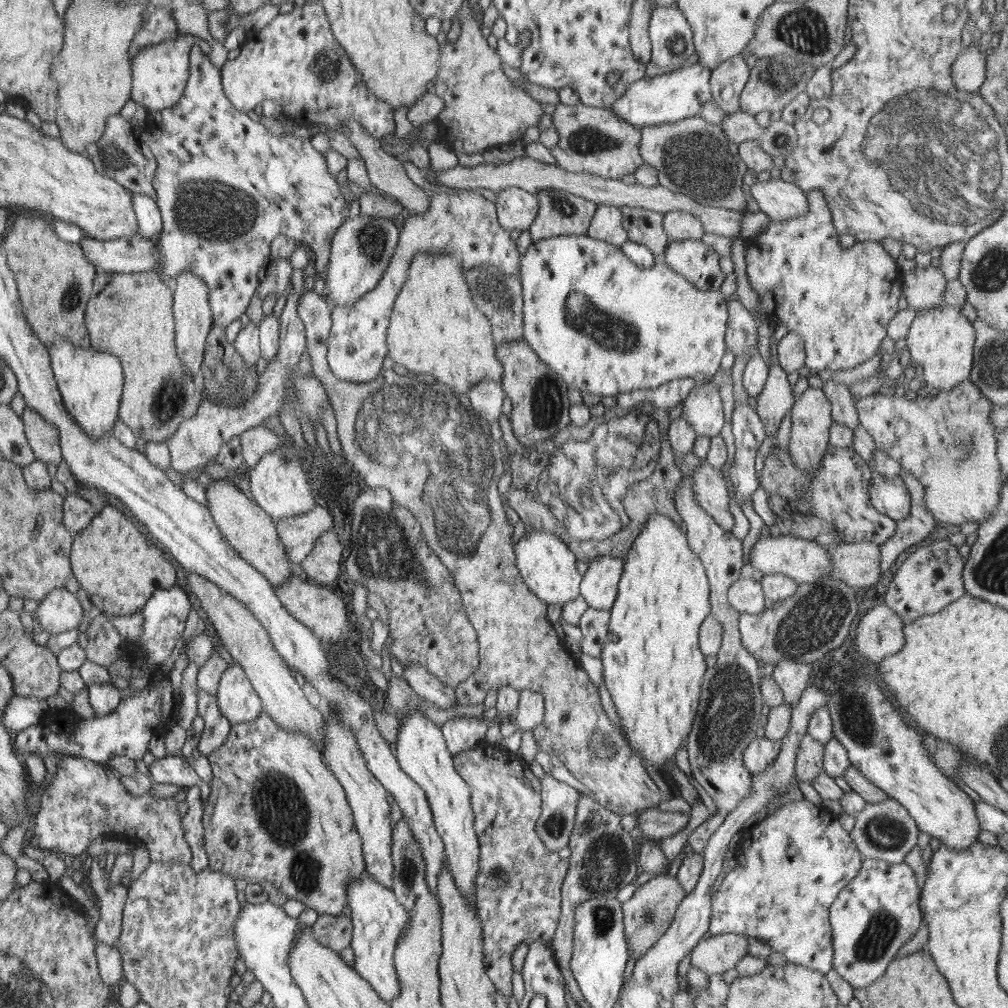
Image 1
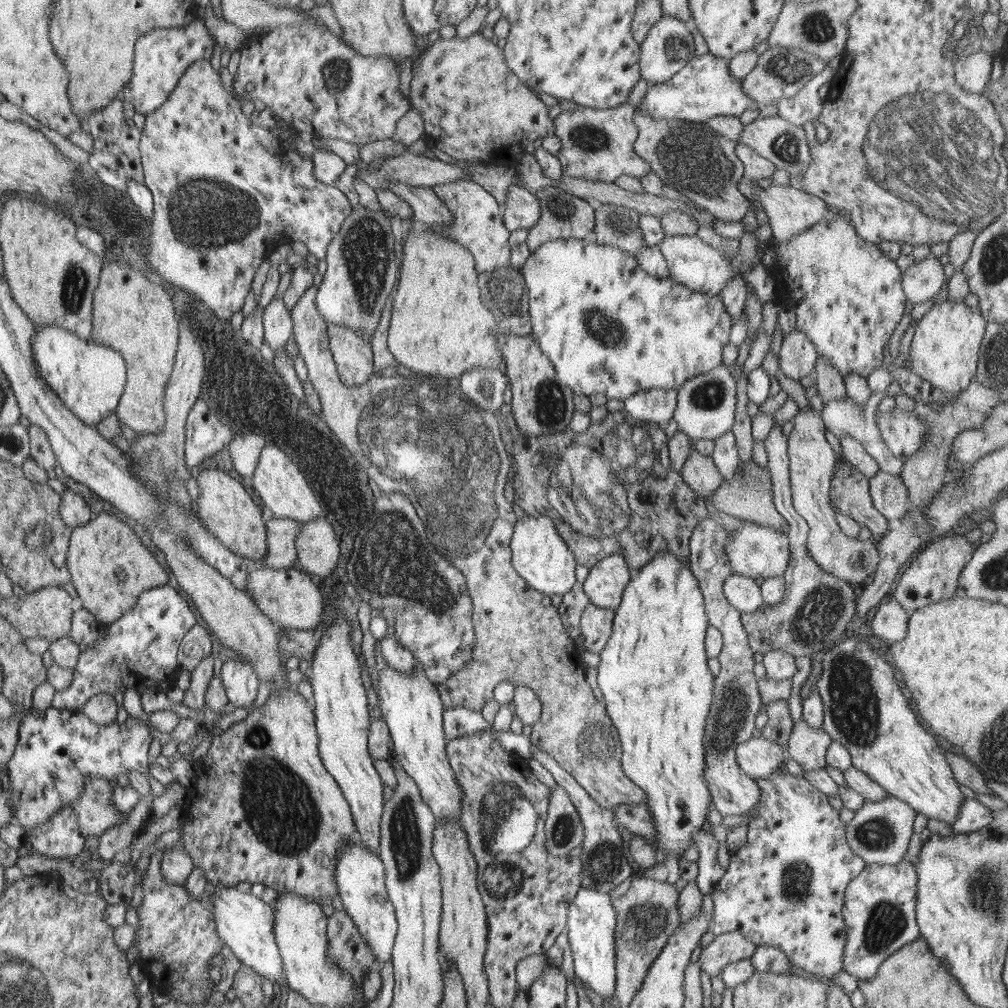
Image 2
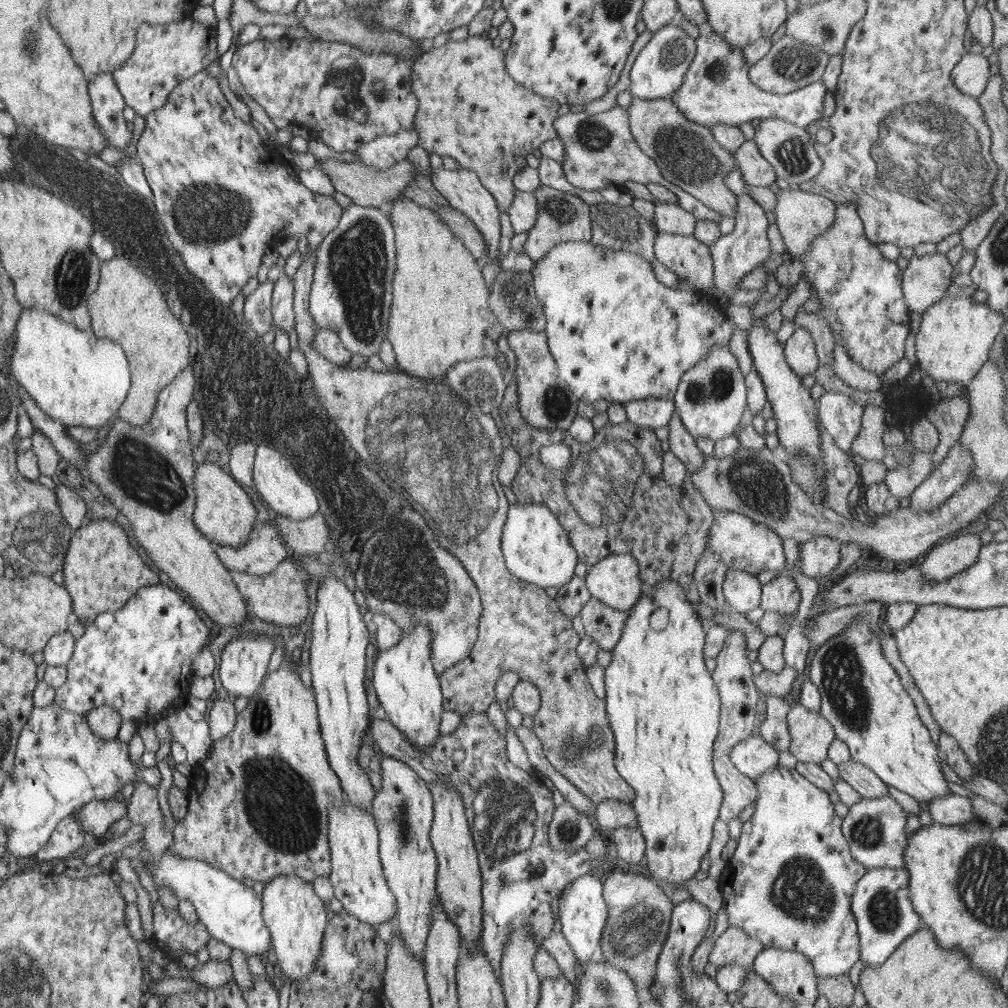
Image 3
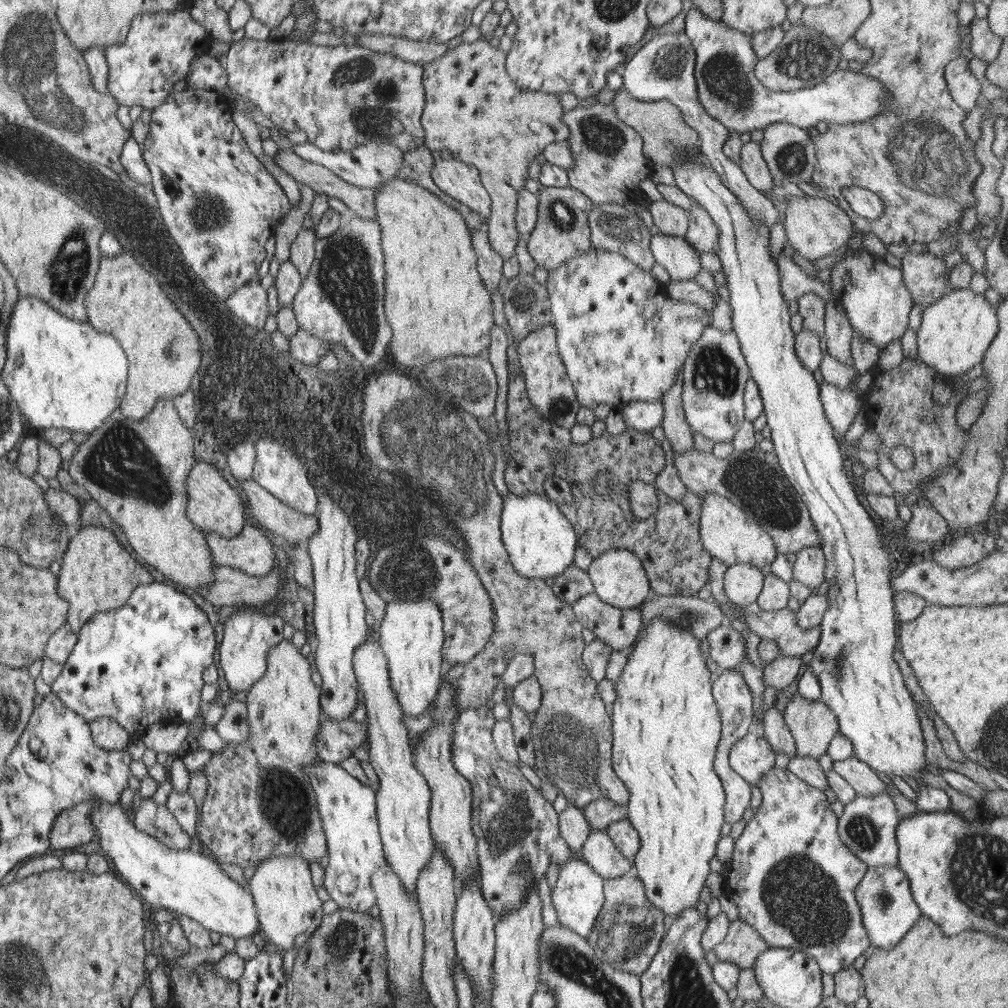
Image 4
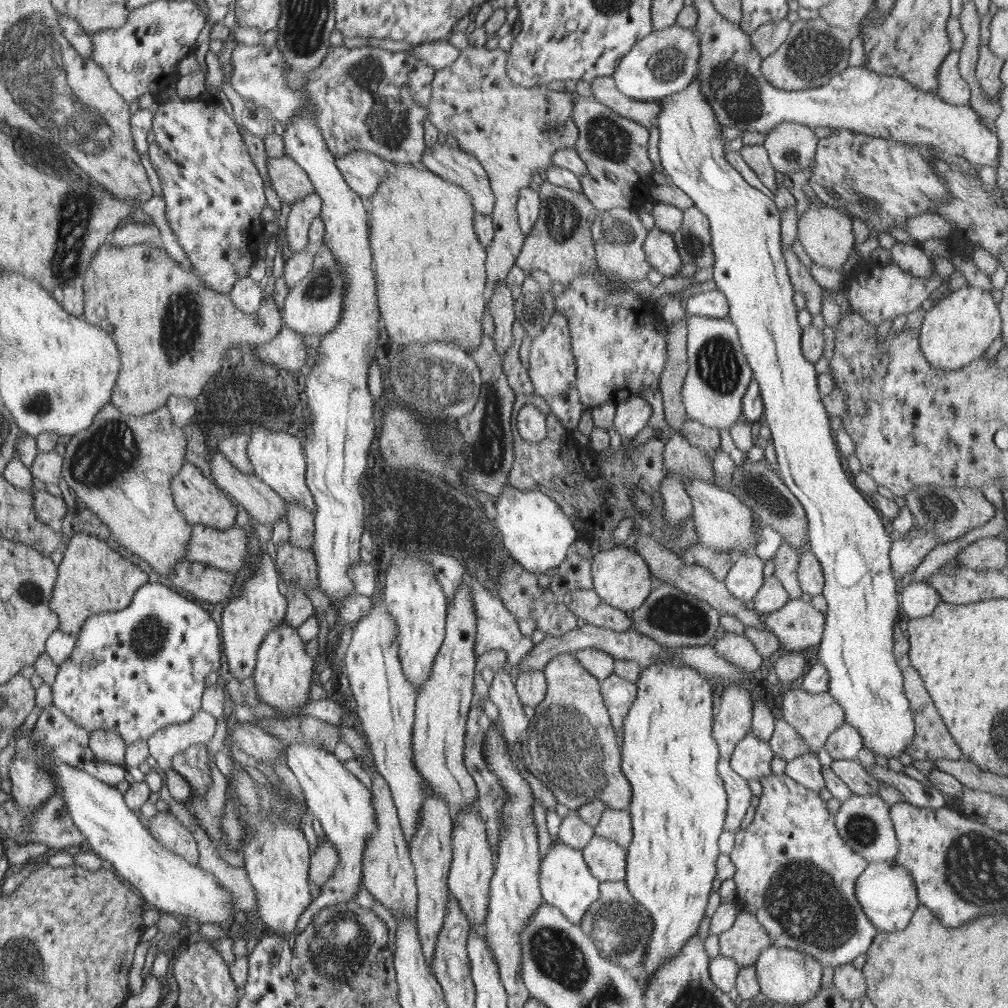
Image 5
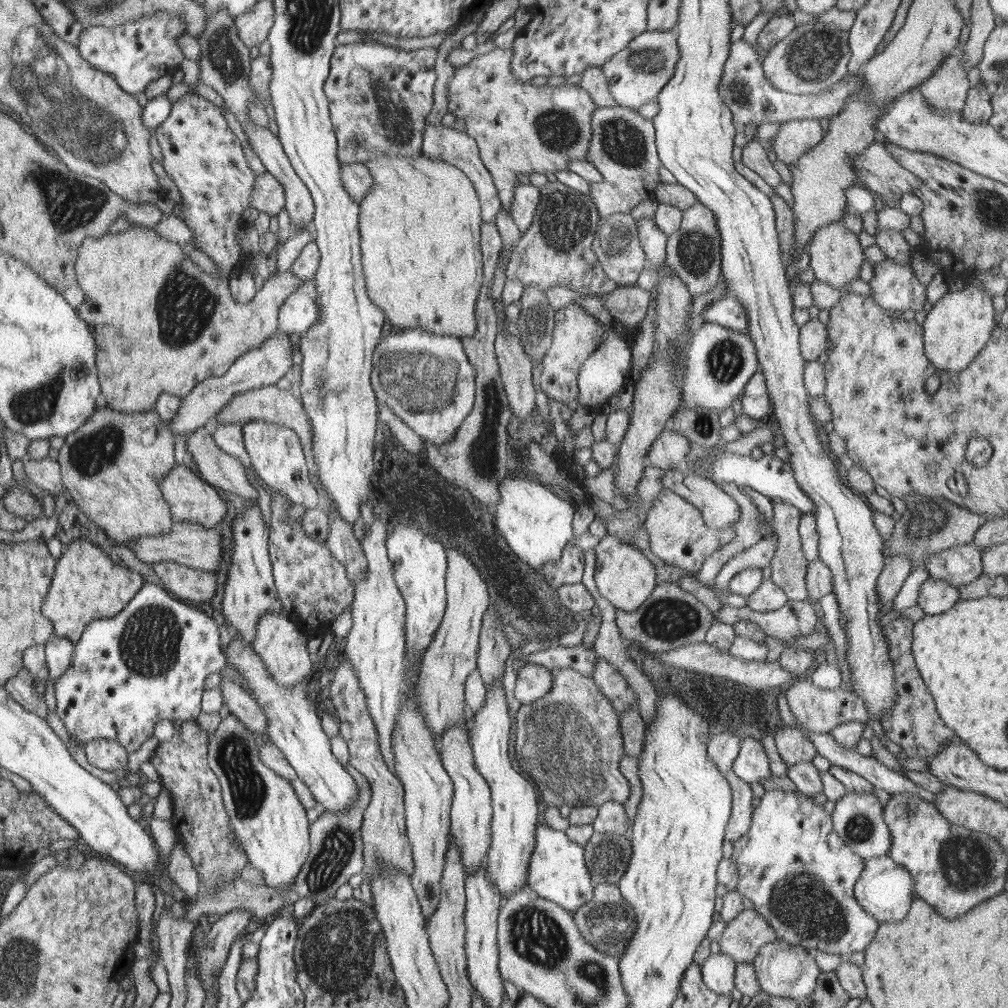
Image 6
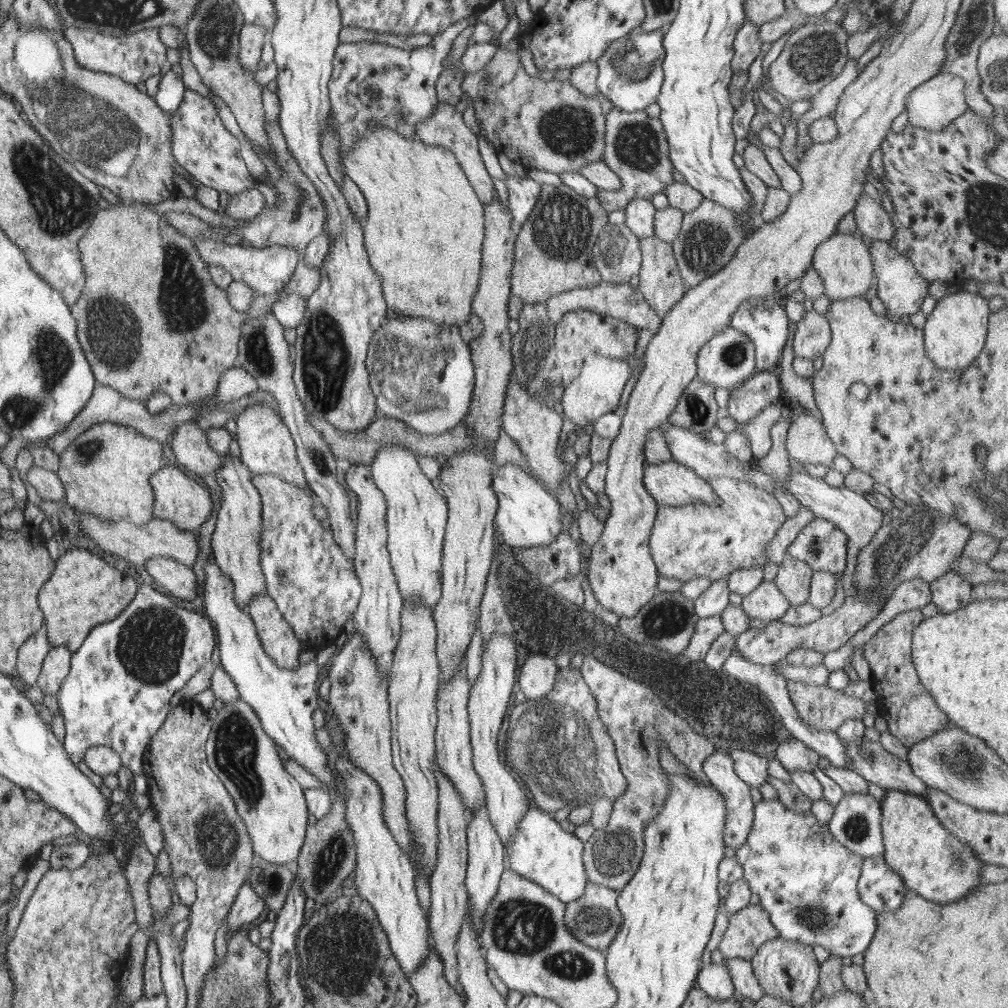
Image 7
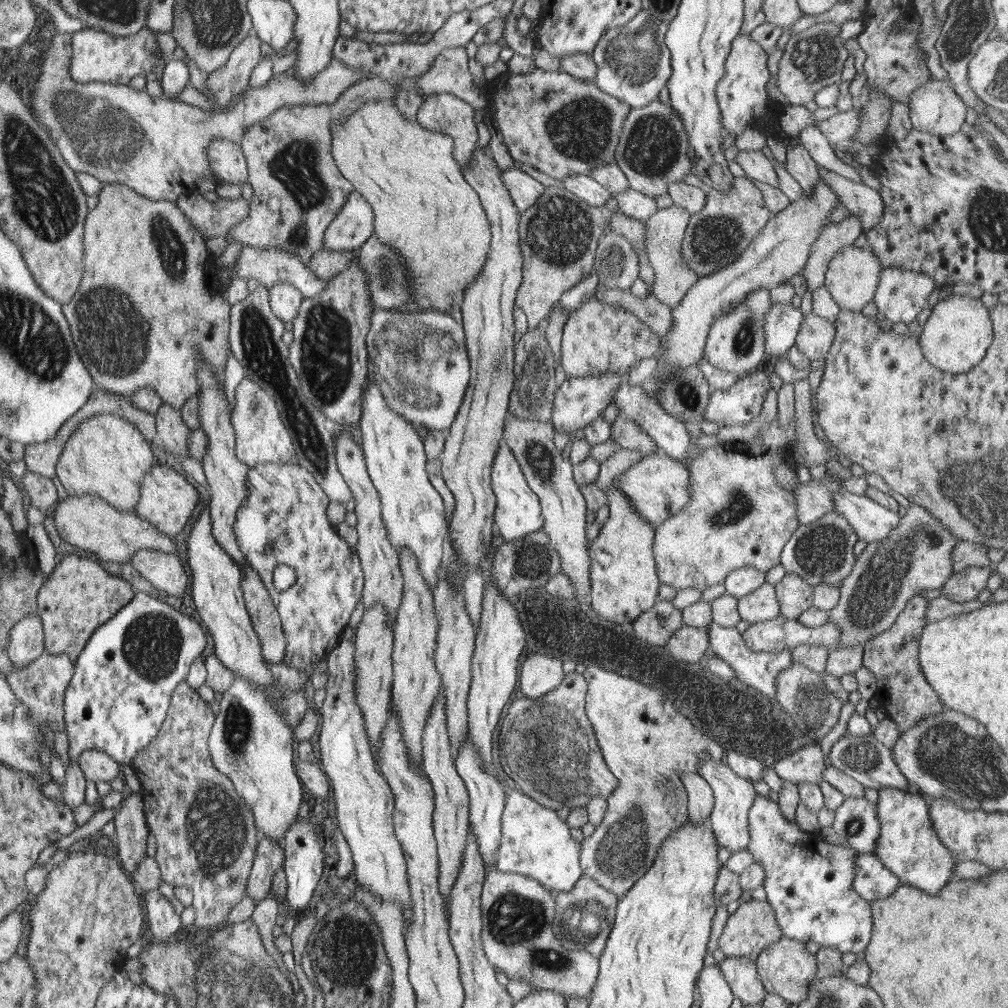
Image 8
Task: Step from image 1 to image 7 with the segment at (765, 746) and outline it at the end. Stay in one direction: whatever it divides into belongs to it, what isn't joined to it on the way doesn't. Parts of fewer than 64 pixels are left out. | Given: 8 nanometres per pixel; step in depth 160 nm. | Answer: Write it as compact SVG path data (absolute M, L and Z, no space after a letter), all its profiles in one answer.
M741 746L737 750L729 748L733 760L734 773L749 786L759 787L765 783L768 776L765 756L759 756L751 751L742 751Z

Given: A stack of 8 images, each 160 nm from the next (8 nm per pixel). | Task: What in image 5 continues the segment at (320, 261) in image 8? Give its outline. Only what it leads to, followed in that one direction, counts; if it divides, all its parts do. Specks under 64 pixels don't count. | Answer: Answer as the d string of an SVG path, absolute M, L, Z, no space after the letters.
M104 242L95 253L95 258L90 260L83 276L85 304L82 317L87 323L110 334L121 359L109 404L117 406L123 414L139 416L150 413L164 406L169 396L194 400L205 382L217 370L223 370L223 366L227 366L227 358L231 358L228 350L232 346L256 346L269 342L281 328L280 312L272 295L261 297L258 309L246 315L230 301L229 294L204 287L196 270L179 267L179 263L173 261L165 249L152 242L128 247L112 247Z

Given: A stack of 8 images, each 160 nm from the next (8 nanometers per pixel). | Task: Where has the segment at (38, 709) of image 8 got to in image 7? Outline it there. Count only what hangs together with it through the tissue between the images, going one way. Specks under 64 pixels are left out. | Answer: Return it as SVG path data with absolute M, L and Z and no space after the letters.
M51 646L42 660L34 686L42 694L56 694L70 670L70 650L65 646Z

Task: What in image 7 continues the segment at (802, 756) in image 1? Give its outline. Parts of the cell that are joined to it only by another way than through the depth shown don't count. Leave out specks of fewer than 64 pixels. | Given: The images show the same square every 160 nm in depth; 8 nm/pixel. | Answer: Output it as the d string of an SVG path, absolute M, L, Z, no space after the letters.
M788 680L786 689L802 721L817 730L835 732L844 720L861 719L865 713L865 703L861 699L825 684Z

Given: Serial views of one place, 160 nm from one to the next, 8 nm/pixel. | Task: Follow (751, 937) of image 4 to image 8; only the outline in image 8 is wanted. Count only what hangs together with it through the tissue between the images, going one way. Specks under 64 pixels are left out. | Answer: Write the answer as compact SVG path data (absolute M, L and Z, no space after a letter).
M751 898L749 901L742 902L739 906L730 909L722 933L718 938L717 946L727 958L745 957L749 961L755 962L758 954L768 945L779 940L780 937L780 928L769 903L766 900L756 901Z

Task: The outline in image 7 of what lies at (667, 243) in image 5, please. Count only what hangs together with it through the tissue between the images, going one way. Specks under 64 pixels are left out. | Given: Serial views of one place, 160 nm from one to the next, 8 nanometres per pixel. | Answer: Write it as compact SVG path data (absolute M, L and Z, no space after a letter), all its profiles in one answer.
M632 198L624 206L626 225L638 238L653 237L653 219L656 210L651 205L651 201L646 198Z

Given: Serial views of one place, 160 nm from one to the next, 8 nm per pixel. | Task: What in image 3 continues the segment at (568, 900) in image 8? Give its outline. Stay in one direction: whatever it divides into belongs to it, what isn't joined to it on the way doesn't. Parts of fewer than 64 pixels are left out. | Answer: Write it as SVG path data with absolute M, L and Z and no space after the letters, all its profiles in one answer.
M613 869L601 881L602 897L607 907L607 918L599 939L602 955L609 965L631 978L635 990L649 988L669 928L673 908L670 895L650 877L642 877L634 870L623 873Z

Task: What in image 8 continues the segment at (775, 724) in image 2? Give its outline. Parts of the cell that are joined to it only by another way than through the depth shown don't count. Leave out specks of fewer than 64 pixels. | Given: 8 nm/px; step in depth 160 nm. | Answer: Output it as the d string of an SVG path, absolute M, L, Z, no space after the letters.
M807 739L797 751L776 762L773 769L780 779L791 784L818 784L825 768L822 756L819 744L811 743L811 740Z

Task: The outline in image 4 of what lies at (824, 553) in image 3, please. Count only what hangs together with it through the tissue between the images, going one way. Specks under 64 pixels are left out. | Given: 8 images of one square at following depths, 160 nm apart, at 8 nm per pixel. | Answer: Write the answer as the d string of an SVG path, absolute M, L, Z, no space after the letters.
M806 547L795 554L792 578L813 592L824 580L825 557L819 547Z

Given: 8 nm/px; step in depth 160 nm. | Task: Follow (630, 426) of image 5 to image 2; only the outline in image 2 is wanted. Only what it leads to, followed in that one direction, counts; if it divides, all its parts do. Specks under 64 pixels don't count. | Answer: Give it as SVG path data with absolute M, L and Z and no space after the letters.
M676 388L641 390L623 400L623 412L639 421L665 425L676 407Z

